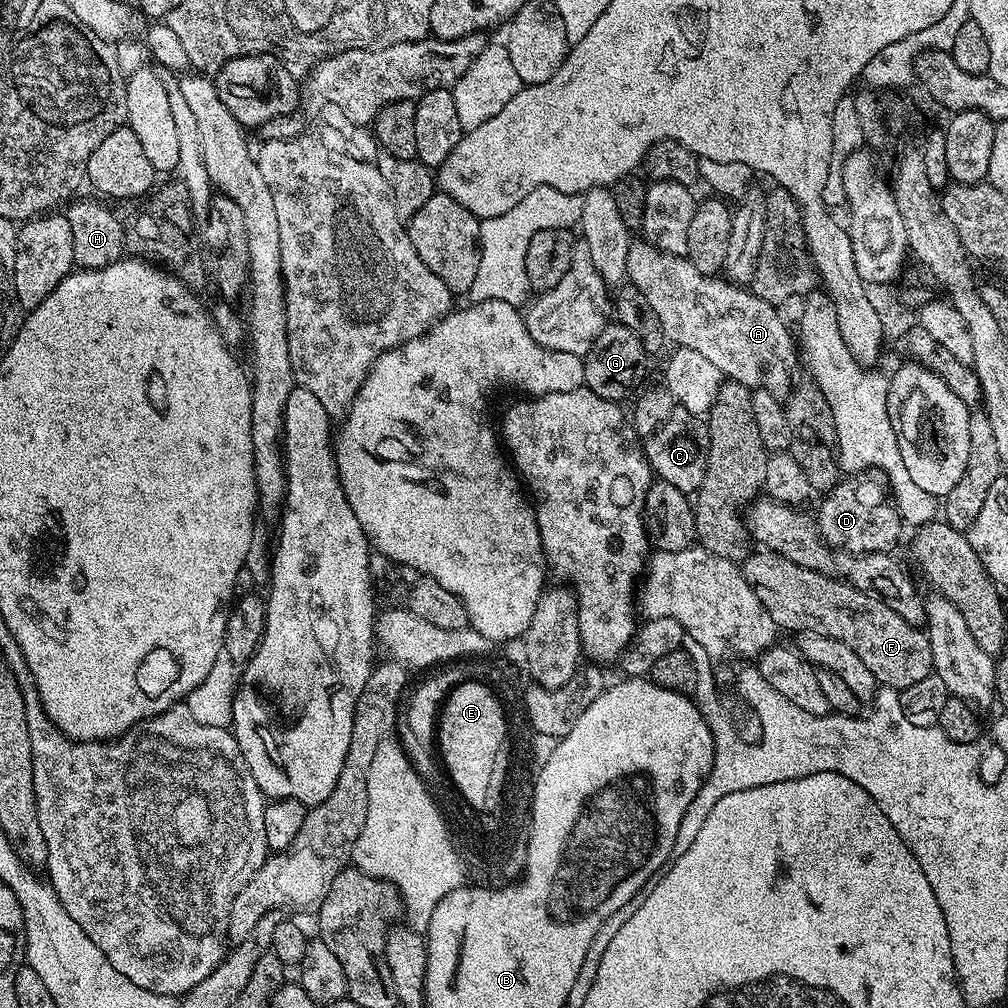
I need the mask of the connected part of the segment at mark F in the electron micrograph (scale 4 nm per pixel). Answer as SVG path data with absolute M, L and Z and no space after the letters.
M756 550L742 561L742 571L746 582L750 582L750 590L758 594L758 602L766 606L766 614L774 618L777 629L784 628L791 634L801 632L813 632L814 634L826 634L830 638L838 638L838 642L846 642L862 663L874 674L877 685L885 688L902 689L906 686L914 686L914 682L933 675L932 655L930 654L930 642L928 633L923 627L906 622L886 602L858 590L841 580L826 578L826 574L818 574L814 570L806 570L806 566L798 566L798 562L790 562L790 558L782 558L777 552Z

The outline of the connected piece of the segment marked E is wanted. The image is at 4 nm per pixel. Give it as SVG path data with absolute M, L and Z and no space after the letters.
M468 680L453 688L439 711L435 737L439 755L444 755L442 768L447 779L456 776L451 787L459 790L466 799L472 800L472 804L482 806L486 806L486 798L492 796L496 748L505 747L504 735L508 732L500 717L500 700L491 691L493 689L487 683L478 680Z

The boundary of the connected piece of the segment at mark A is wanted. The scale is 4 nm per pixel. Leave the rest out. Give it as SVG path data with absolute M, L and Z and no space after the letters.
M637 239L628 250L626 258L626 280L631 287L642 290L646 302L654 314L658 314L658 322L662 326L665 337L673 340L676 348L698 350L708 362L718 366L721 377L727 378L733 384L741 384L753 390L761 388L777 398L787 397L793 387L792 367L798 360L798 346L794 336L788 333L784 320L779 316L777 305L762 302L747 287L731 283L727 279L715 275L703 276L702 273L688 261L687 256L674 256L662 252L659 248L650 247L647 240Z

